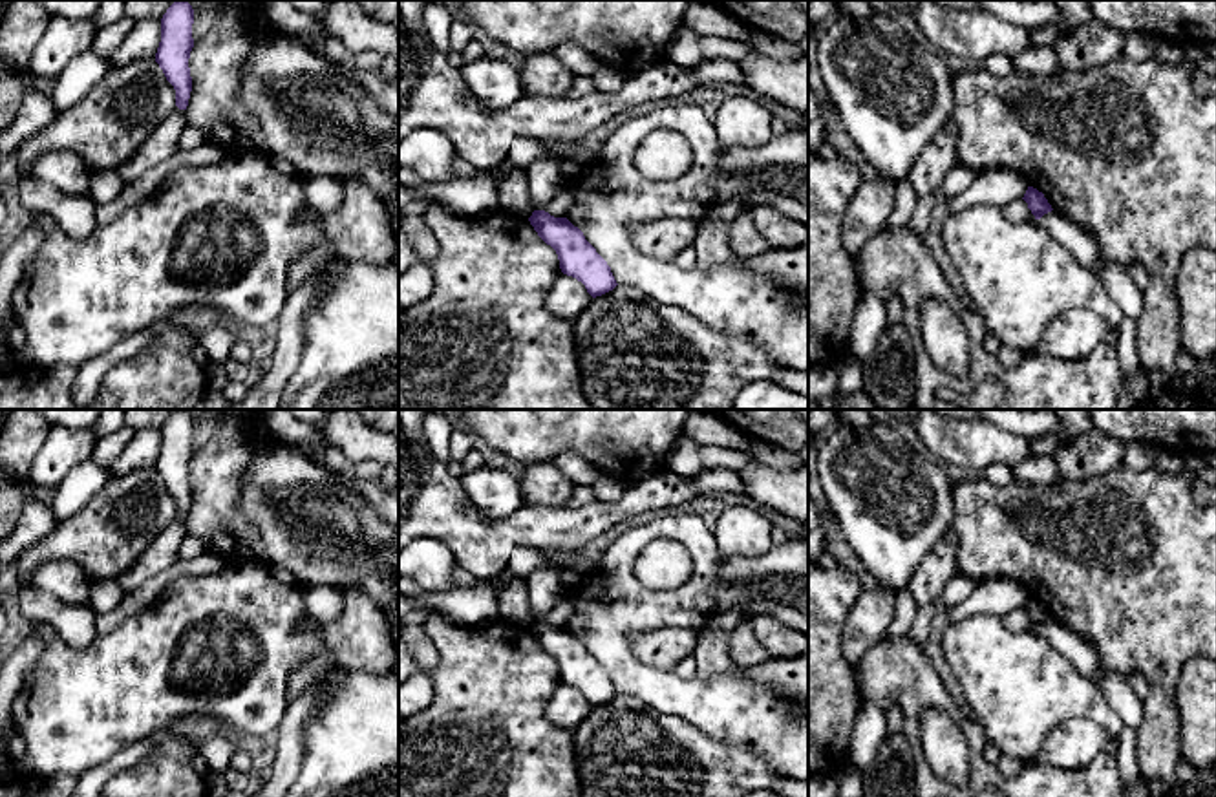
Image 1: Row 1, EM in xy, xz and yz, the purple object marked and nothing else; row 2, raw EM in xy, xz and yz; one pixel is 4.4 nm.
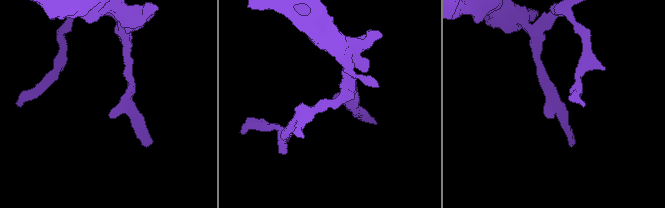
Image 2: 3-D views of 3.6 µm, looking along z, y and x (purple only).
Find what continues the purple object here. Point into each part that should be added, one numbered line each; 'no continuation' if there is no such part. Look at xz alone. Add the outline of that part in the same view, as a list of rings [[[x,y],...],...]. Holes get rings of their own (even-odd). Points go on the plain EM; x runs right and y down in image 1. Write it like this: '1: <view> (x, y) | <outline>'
no continuation

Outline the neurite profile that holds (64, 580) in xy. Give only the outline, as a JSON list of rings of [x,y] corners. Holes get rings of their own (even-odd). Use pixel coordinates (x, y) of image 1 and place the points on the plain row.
[[[48,561],[35,569],[33,589],[53,594],[69,605],[90,603],[90,578],[73,561]]]

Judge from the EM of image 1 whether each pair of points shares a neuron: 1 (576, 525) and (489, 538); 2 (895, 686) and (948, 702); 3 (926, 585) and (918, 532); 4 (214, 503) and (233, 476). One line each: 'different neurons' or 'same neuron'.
1: same neuron
2: same neuron
3: different neurons
4: same neuron

